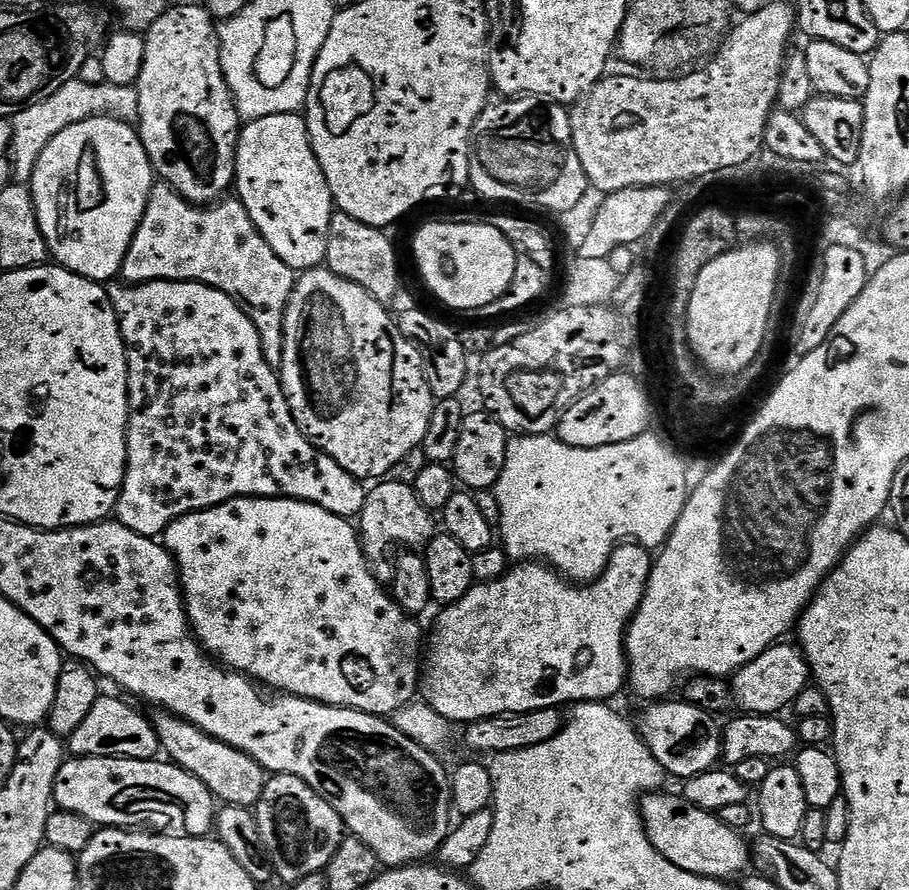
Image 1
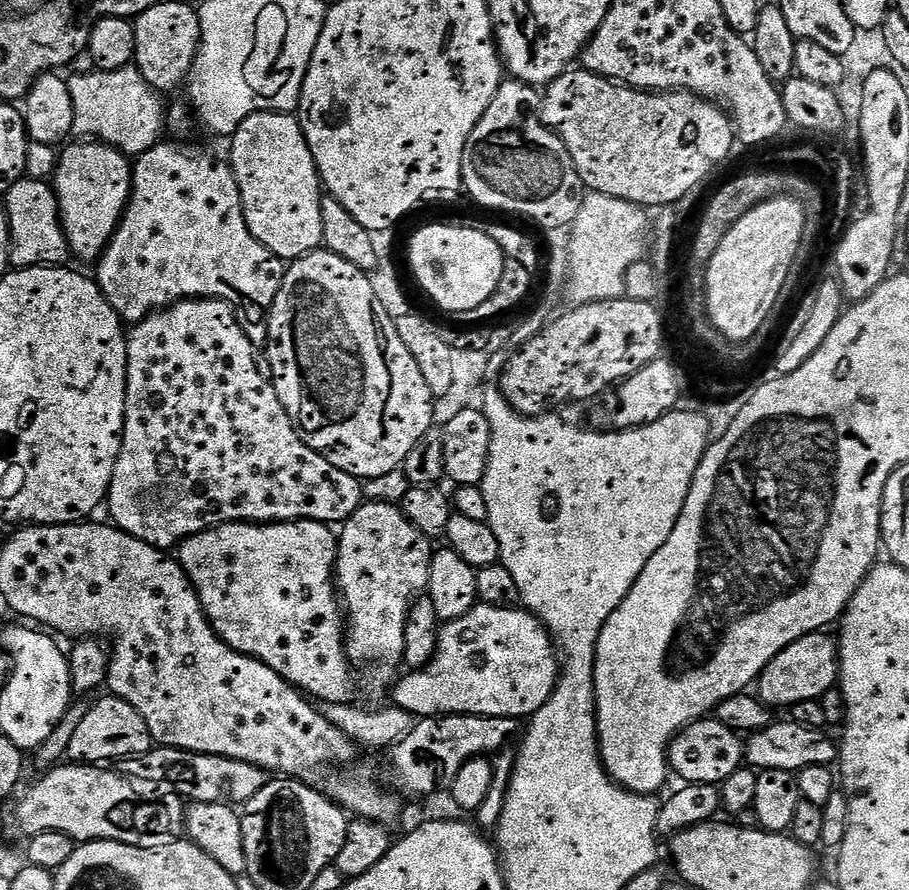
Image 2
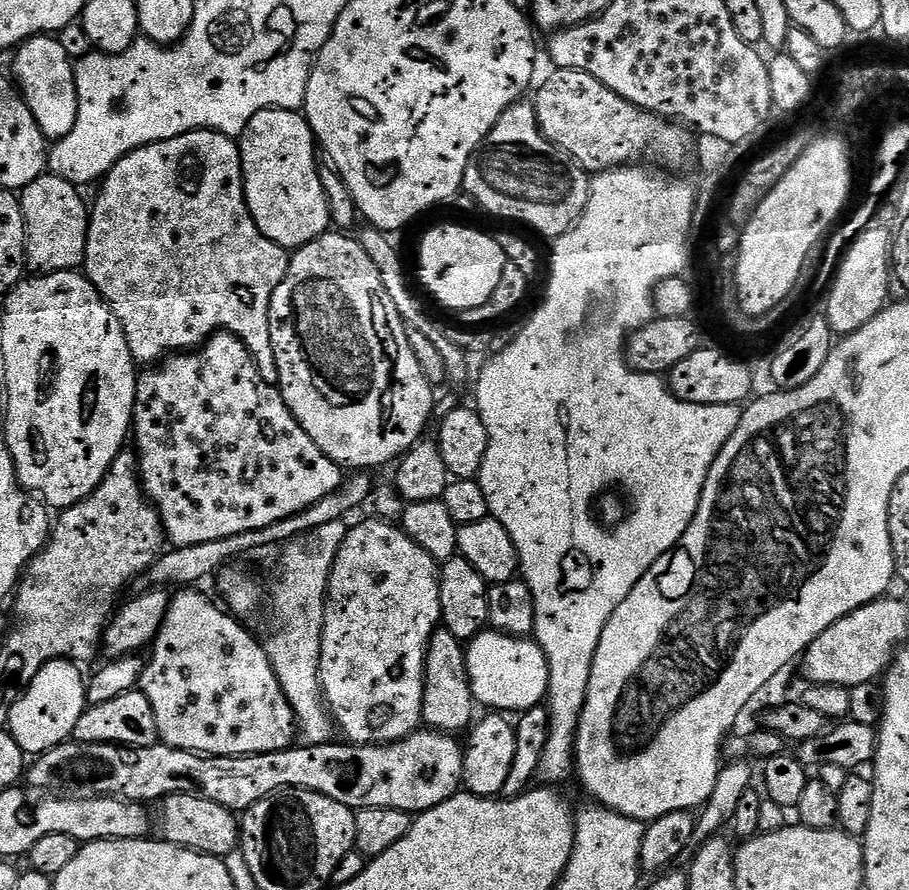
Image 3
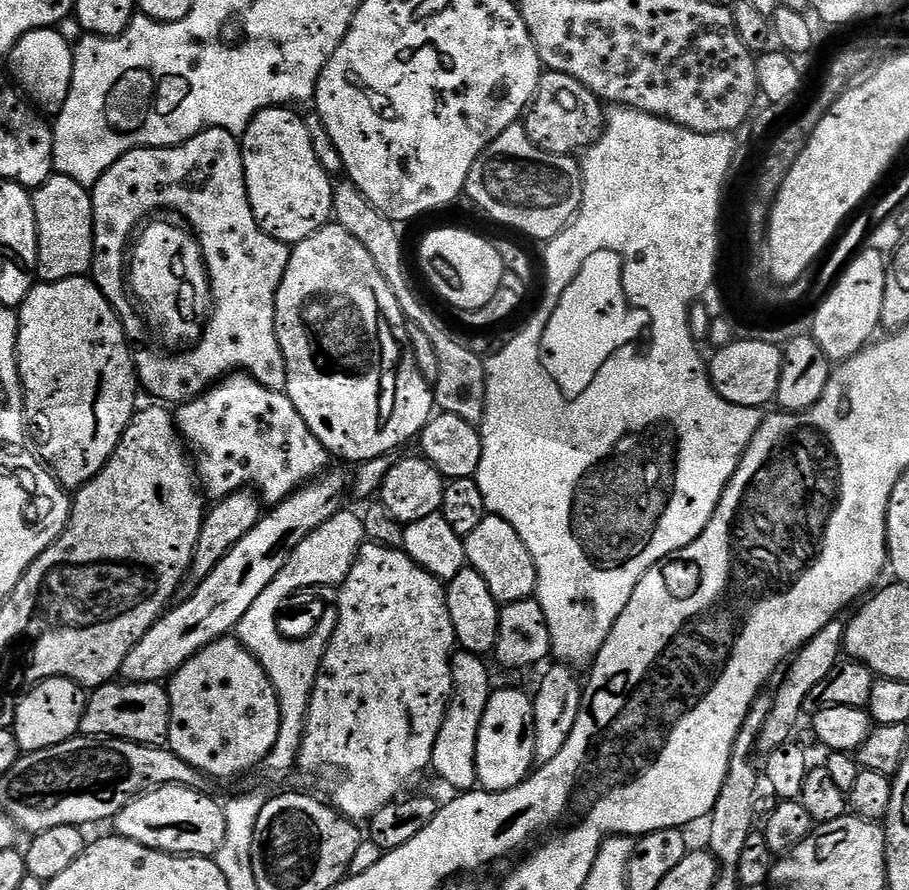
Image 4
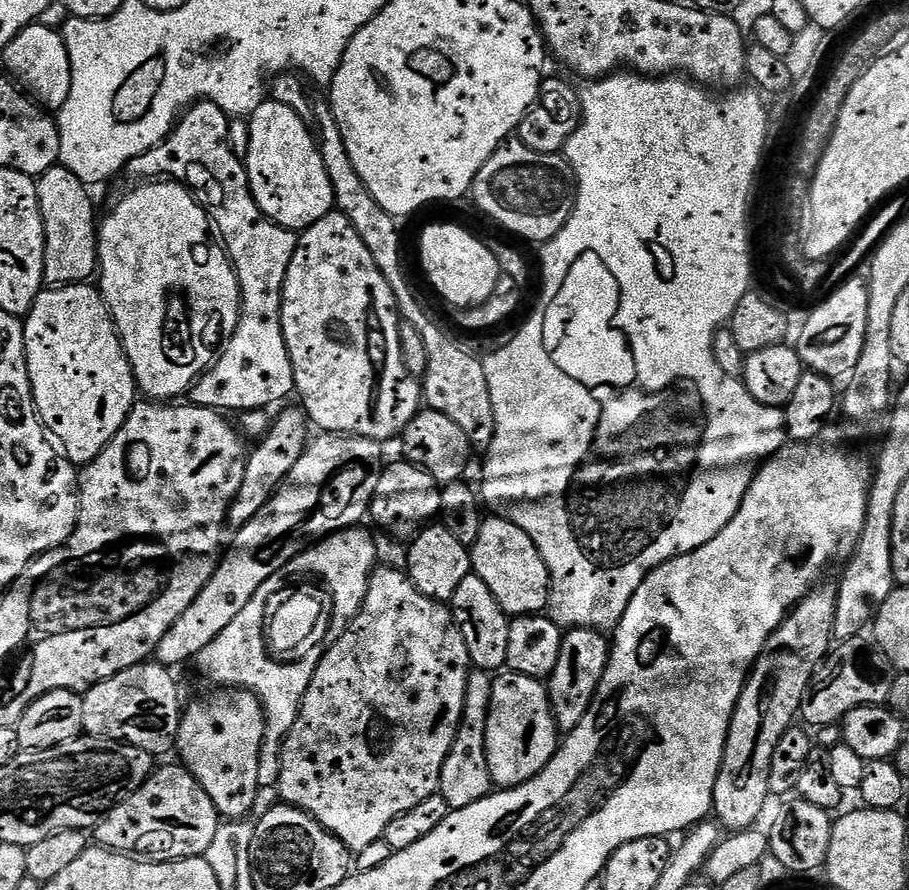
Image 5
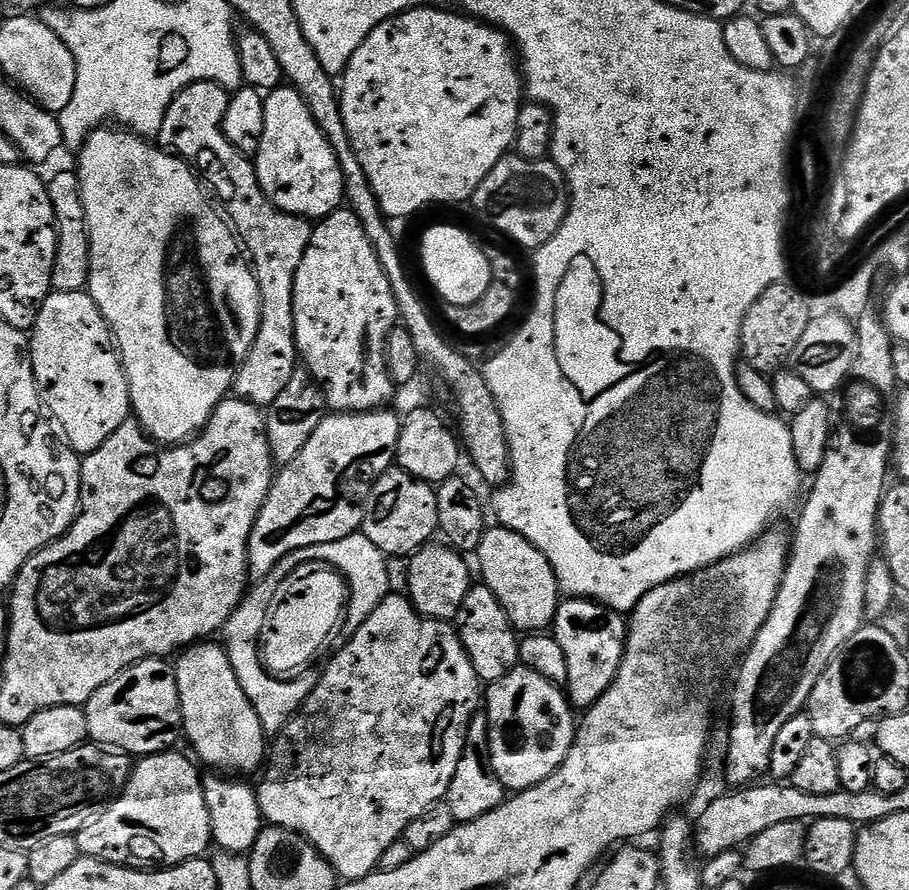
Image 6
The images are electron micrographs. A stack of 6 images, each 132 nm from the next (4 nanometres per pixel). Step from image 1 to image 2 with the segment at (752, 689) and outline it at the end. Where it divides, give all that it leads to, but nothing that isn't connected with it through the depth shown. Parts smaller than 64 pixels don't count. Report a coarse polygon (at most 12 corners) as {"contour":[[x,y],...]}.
{"contour":[[827,631],[786,646],[758,681],[765,704],[820,700],[841,677]]}

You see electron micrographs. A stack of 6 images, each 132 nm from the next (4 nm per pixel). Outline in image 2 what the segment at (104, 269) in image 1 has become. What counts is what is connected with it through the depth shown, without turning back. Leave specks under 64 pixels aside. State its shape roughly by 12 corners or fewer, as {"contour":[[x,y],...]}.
{"contour":[[69,143],[54,187],[69,247],[99,261],[132,198],[134,164]]}

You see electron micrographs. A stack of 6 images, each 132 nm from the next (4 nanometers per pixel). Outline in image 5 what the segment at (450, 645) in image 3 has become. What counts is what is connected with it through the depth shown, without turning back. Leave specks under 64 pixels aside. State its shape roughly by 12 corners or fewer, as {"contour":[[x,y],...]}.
{"contour":[[472,670],[458,734],[442,762],[449,809],[494,791],[486,762],[493,673]]}

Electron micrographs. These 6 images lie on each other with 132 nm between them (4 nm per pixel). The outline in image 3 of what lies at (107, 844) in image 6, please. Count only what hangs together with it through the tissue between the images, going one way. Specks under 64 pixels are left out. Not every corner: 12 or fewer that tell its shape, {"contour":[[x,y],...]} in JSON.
{"contour":[[202,795],[165,796],[157,833],[225,858],[241,843],[237,813]]}

